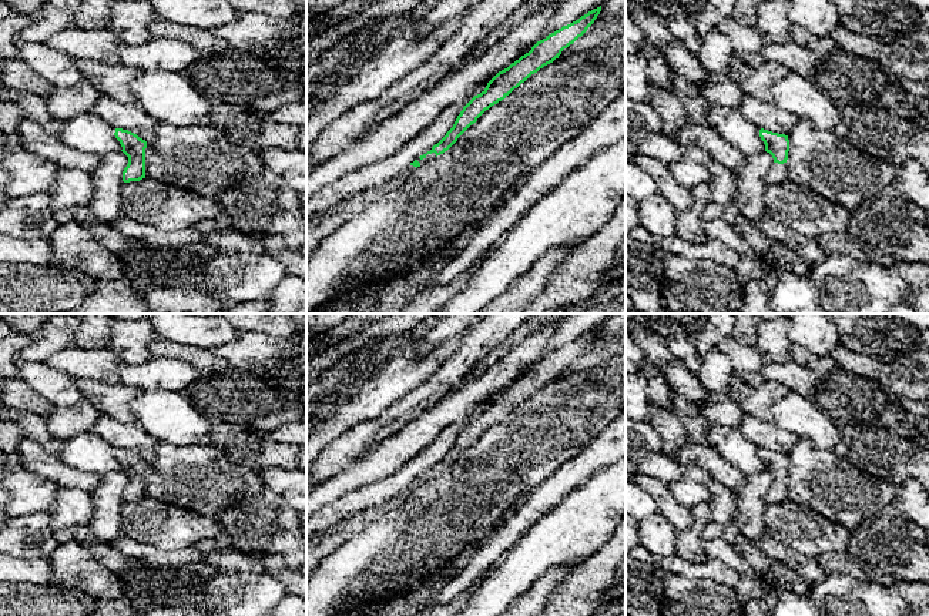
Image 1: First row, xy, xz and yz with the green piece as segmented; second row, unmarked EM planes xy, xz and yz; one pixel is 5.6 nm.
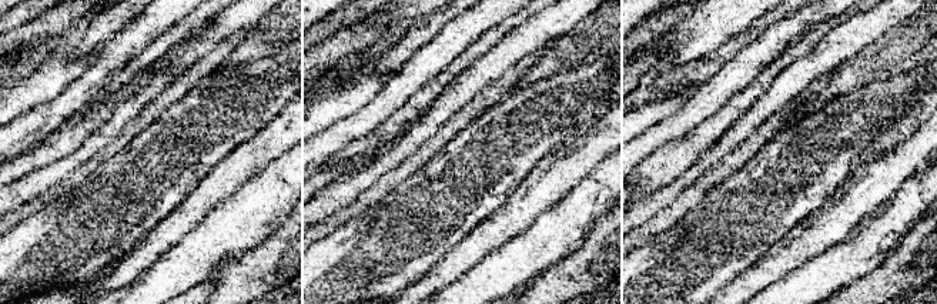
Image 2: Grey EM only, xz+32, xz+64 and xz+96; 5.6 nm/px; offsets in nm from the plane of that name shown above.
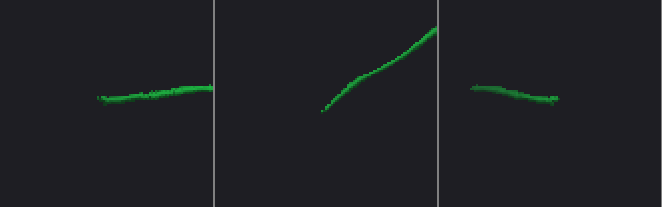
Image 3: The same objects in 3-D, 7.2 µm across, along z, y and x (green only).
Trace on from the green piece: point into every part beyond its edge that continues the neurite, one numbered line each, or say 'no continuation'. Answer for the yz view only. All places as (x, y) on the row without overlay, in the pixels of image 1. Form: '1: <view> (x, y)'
1: yz (778, 492)

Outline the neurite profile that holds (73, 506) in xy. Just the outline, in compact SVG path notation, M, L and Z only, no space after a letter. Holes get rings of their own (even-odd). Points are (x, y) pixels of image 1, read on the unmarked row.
M60 488L53 508L46 510L53 529L88 525L93 519L91 492L78 488Z

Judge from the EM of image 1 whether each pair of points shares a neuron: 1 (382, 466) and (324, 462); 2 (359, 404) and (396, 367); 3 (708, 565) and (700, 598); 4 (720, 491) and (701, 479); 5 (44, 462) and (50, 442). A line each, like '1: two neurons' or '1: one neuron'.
1: two neurons
2: one neuron
3: two neurons
4: two neurons
5: two neurons

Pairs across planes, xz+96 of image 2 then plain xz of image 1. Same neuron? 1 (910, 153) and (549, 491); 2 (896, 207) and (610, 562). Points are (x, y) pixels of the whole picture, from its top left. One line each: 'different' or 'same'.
1: same
2: different

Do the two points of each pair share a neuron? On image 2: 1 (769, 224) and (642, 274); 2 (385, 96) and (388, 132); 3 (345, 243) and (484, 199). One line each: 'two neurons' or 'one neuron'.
1: one neuron
2: two neurons
3: one neuron

